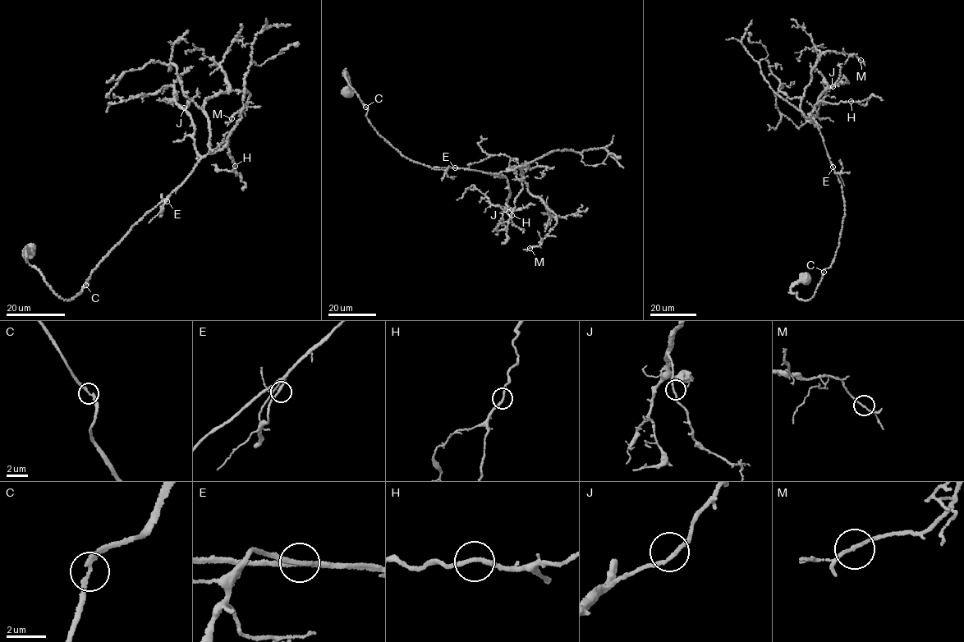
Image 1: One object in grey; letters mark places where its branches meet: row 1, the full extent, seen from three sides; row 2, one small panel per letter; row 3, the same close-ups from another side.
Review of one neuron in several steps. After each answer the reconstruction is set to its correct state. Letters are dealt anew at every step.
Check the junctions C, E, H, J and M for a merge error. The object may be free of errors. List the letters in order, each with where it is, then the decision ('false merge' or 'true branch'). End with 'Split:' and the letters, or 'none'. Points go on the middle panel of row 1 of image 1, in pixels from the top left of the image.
C: place (365, 107); true branch
E: place (455, 167); true branch
H: place (511, 215); true branch
J: place (508, 212); true branch
M: place (530, 248); true branch
Split: none

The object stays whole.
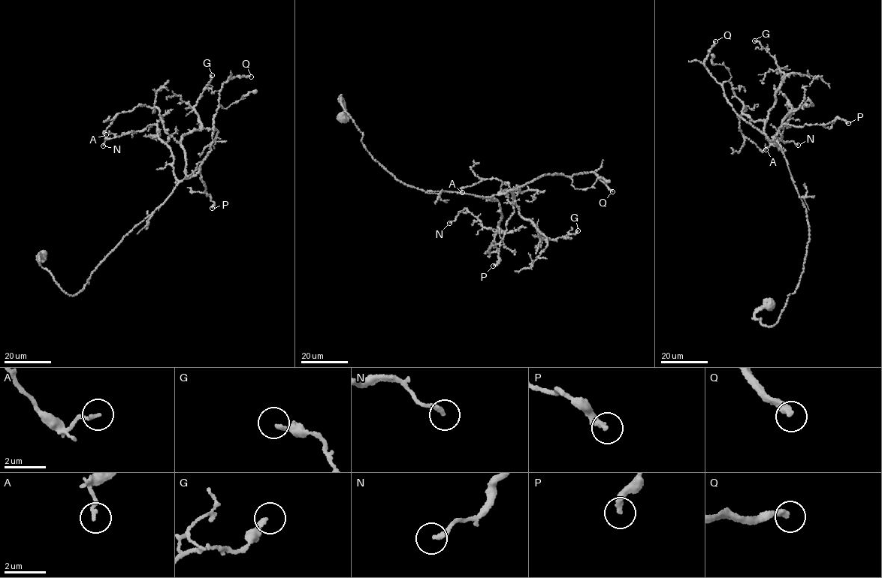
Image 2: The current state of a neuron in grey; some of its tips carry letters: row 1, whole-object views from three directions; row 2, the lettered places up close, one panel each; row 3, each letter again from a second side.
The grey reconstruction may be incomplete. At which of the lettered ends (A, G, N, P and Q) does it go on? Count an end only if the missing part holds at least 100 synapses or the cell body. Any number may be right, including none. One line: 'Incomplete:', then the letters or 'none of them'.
Incomplete: Q

